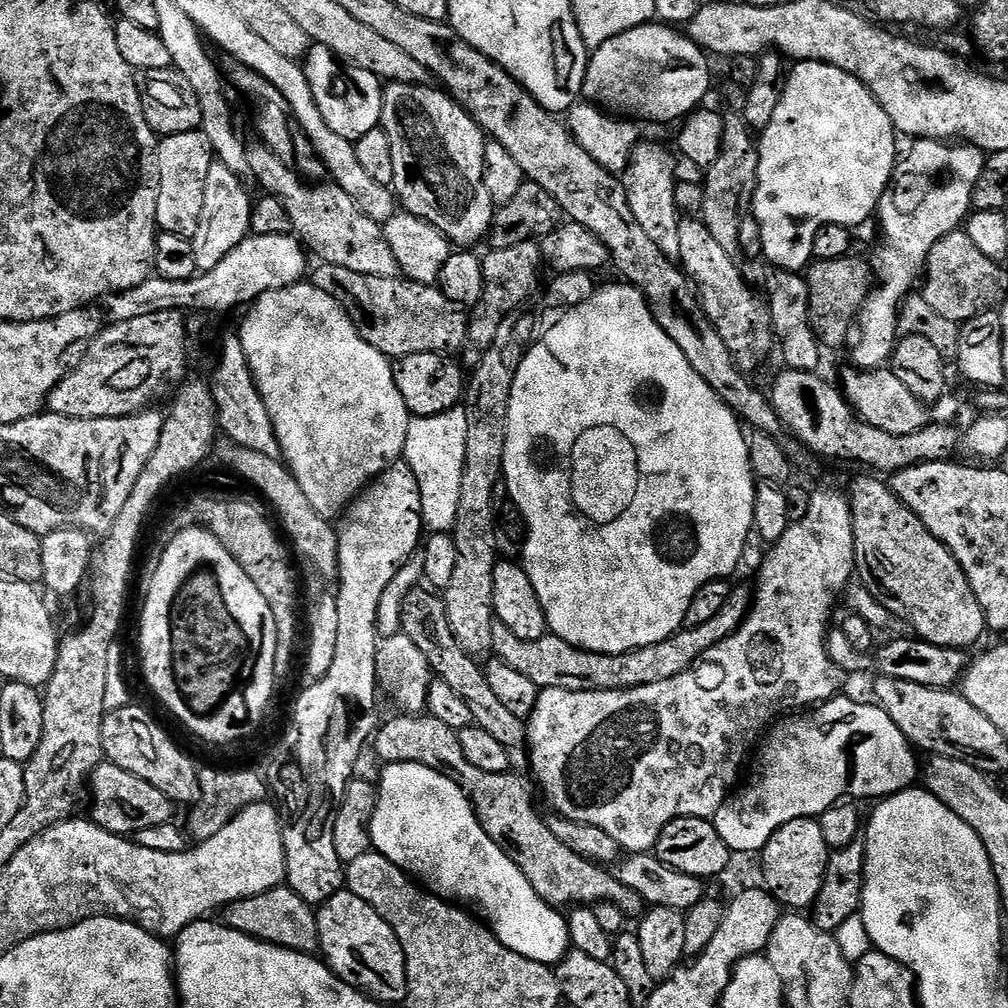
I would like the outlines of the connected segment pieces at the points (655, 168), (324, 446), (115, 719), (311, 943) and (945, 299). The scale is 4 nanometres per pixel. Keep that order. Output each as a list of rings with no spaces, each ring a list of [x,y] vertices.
[[[647,140],[637,144],[632,159],[622,173],[626,198],[630,202],[630,214],[634,214],[638,226],[642,226],[654,246],[658,246],[658,250],[662,250],[668,260],[676,262],[680,258],[678,226],[682,219],[682,213],[675,204],[676,160],[671,151],[668,153],[662,145]]]
[[[311,282],[291,284],[278,290],[270,290],[262,294],[247,309],[244,321],[240,324],[238,338],[242,342],[242,350],[246,354],[248,368],[254,374],[254,382],[258,386],[258,394],[262,394],[262,402],[266,402],[266,410],[270,414],[270,422],[276,431],[276,437],[280,443],[280,456],[288,469],[294,474],[298,486],[302,486],[302,494],[310,501],[310,506],[318,510],[318,514],[329,518],[336,518],[343,513],[344,509],[376,479],[387,470],[391,464],[397,463],[404,455],[406,446],[406,434],[410,413],[406,402],[402,402],[402,394],[398,394],[398,386],[394,386],[394,374],[392,373],[393,361],[383,356],[358,330],[352,325],[352,320],[346,314],[346,310],[330,294],[318,290]]]
[[[119,708],[104,713],[102,722],[102,746],[107,763],[122,766],[130,774],[138,774],[142,782],[158,786],[177,805],[191,806],[200,799],[200,774],[195,764],[170,737],[164,728],[144,708]]]
[[[291,886],[271,888],[257,896],[235,900],[223,905],[223,912],[222,922],[226,927],[252,936],[255,940],[309,954],[315,953],[320,947],[317,909],[303,900]]]
[[[957,230],[938,238],[930,250],[922,273],[922,293],[927,305],[943,318],[958,325],[991,309],[1000,296],[1000,268],[997,261],[986,258],[969,238],[967,231]]]

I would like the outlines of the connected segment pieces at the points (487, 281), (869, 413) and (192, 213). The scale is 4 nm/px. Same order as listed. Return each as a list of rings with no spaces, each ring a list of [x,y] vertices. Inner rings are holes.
[[[535,239],[506,249],[491,249],[488,254],[489,256],[485,255],[482,259],[482,278],[484,279],[482,298],[476,307],[471,309],[468,340],[462,349],[462,364],[468,370],[476,368],[478,362],[482,362],[482,354],[490,350],[490,342],[494,342],[500,327],[517,311],[515,308],[527,300],[536,286],[536,275],[540,272],[540,264],[542,268],[542,248]]]
[[[890,370],[851,371],[844,376],[842,391],[856,415],[870,426],[878,426],[878,430],[890,430],[890,434],[910,434],[914,430],[925,428],[930,423],[928,412],[932,412],[931,419],[937,424],[952,424],[960,412],[960,404],[952,394],[945,394],[929,408],[929,405],[914,398],[910,390]]]
[[[199,130],[165,136],[156,150],[156,165],[160,171],[158,186],[158,214],[156,227],[160,232],[169,232],[191,238],[198,228],[205,197],[206,178],[209,177],[214,153],[210,138]]]

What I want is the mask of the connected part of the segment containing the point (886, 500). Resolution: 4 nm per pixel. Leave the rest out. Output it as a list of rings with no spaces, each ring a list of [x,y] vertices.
[[[864,474],[868,476],[860,476],[852,484],[852,492],[850,491],[850,503],[852,506],[852,529],[854,530],[854,542],[856,543],[856,572],[858,573],[859,583],[870,590],[870,594],[874,594],[874,598],[878,598],[878,602],[882,602],[882,606],[886,606],[886,610],[897,621],[905,620],[910,627],[913,628],[915,635],[919,639],[930,642],[934,646],[942,646],[943,648],[963,648],[971,649],[971,644],[976,644],[983,638],[986,633],[986,625],[984,615],[982,614],[982,606],[978,606],[978,598],[974,596],[974,590],[970,588],[970,582],[966,578],[966,574],[962,570],[960,563],[954,558],[954,554],[950,554],[950,550],[942,542],[938,542],[938,538],[934,538],[934,534],[930,534],[930,530],[926,530],[919,518],[904,505],[901,500],[892,493],[891,487],[887,483],[884,484],[883,479],[877,478],[872,474]]]

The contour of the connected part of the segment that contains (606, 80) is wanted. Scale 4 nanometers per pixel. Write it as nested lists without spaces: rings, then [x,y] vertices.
[[[649,22],[610,38],[610,42],[602,42],[602,46],[589,55],[582,96],[585,101],[620,118],[657,120],[660,124],[668,124],[671,120],[680,122],[707,101],[704,99],[712,80],[707,59],[704,49],[693,43],[683,31],[663,22]]]

